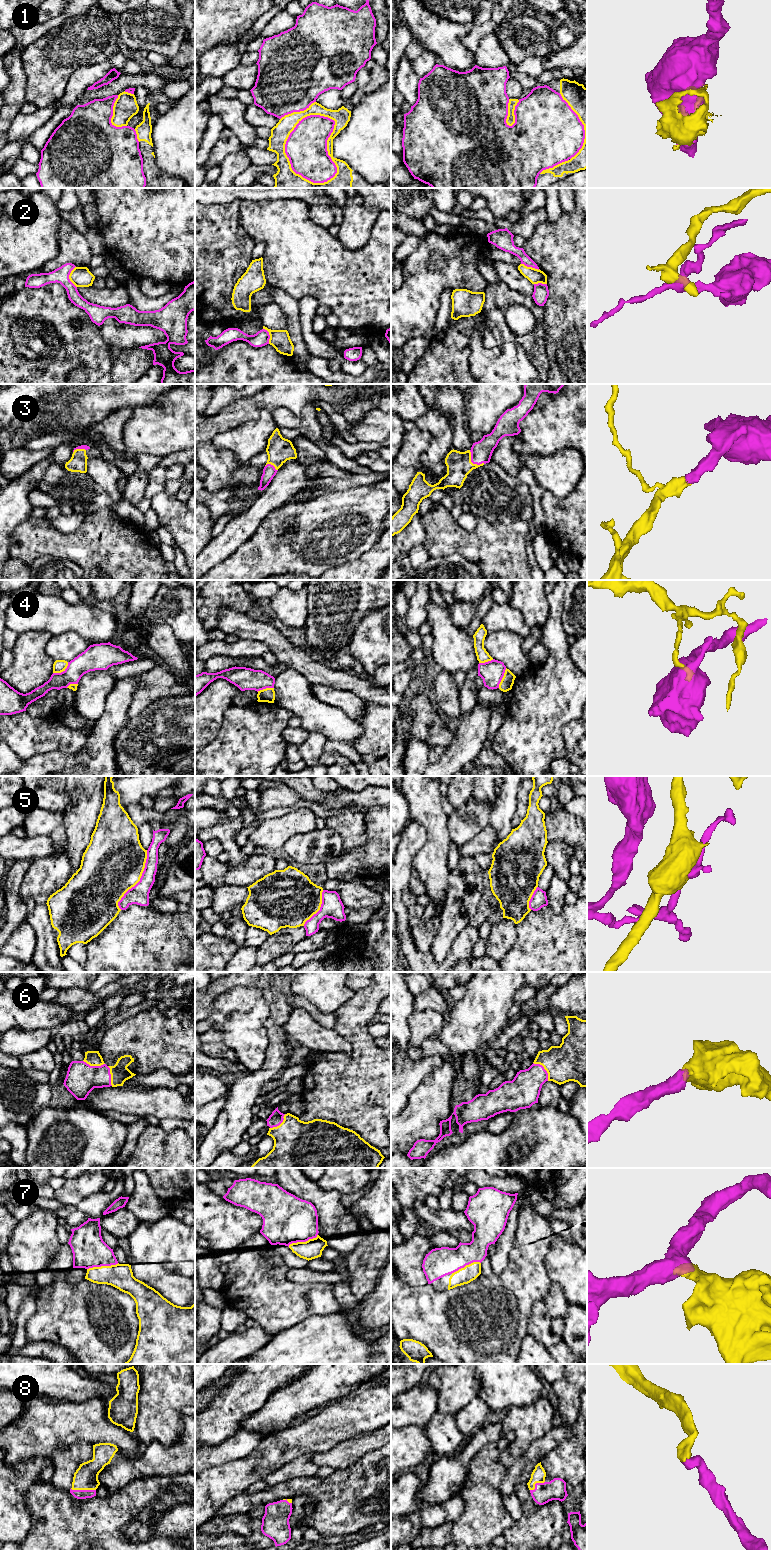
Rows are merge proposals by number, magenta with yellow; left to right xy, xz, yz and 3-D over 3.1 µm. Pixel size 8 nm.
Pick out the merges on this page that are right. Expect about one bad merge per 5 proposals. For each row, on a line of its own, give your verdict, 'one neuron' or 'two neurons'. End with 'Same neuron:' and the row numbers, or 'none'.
1: two neurons
2: two neurons
3: one neuron
4: two neurons
5: two neurons
6: one neuron
7: one neuron
8: one neuron
Same neuron: 3, 6, 7, 8

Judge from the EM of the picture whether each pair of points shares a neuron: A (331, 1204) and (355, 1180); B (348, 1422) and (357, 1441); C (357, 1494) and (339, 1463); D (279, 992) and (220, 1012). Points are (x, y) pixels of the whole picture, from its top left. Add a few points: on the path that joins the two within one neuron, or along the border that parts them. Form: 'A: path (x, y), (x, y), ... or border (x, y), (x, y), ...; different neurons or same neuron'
A: border (318, 1185), (323, 1189), (334, 1189), (341, 1194); different neurons
B: border (377, 1429), (371, 1432), (356, 1433), (334, 1448); different neurons
C: border (363, 1456), (351, 1465), (336, 1470); different neurons
D: border (243, 986), (260, 991), (269, 1009), (266, 1021); different neurons

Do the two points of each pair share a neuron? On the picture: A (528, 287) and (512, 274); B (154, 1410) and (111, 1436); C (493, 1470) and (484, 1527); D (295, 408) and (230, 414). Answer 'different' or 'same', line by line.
A: same
B: different
C: same
D: same

